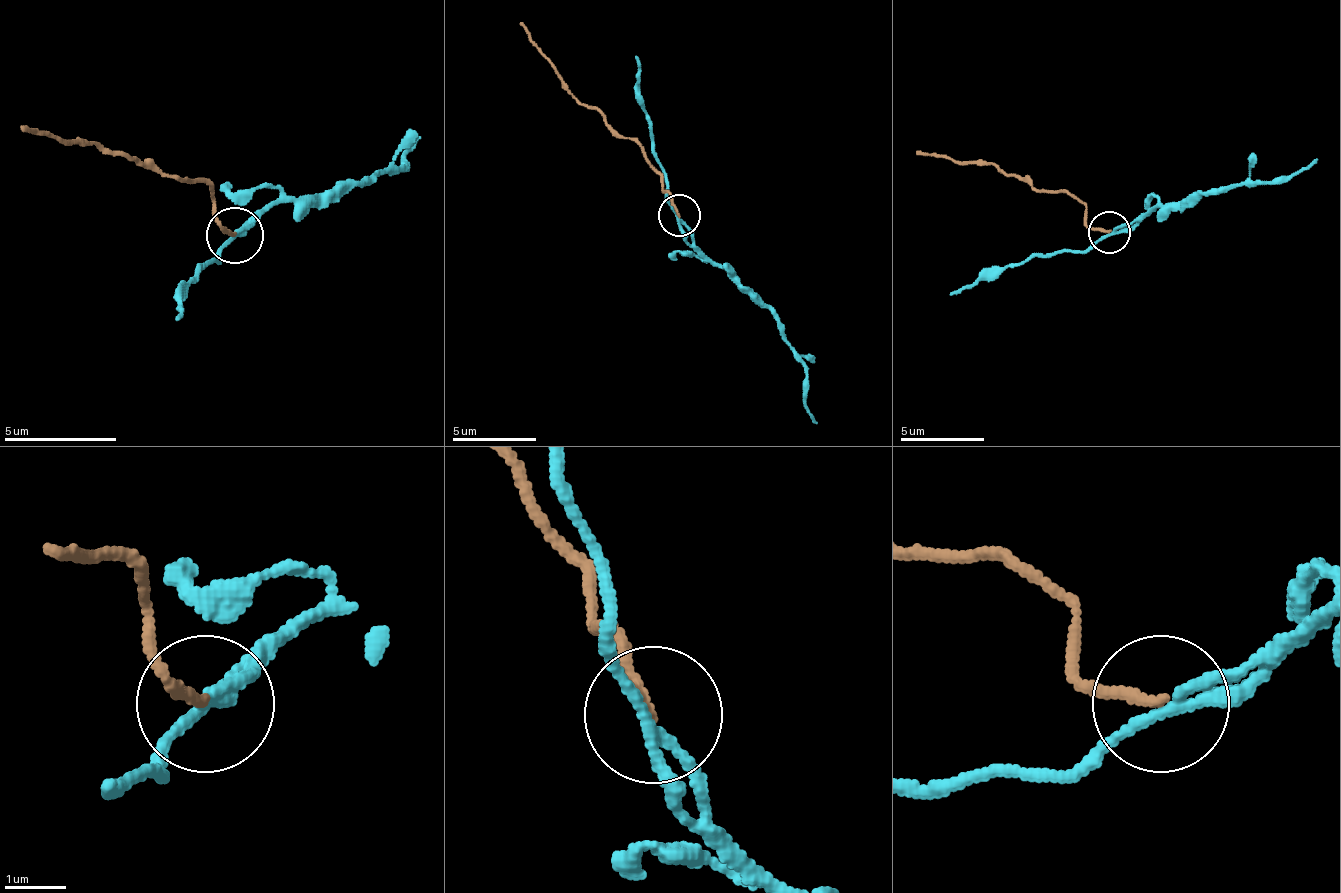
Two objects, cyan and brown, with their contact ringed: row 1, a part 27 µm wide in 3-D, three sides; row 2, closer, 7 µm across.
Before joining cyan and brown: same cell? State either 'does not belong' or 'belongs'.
belongs

